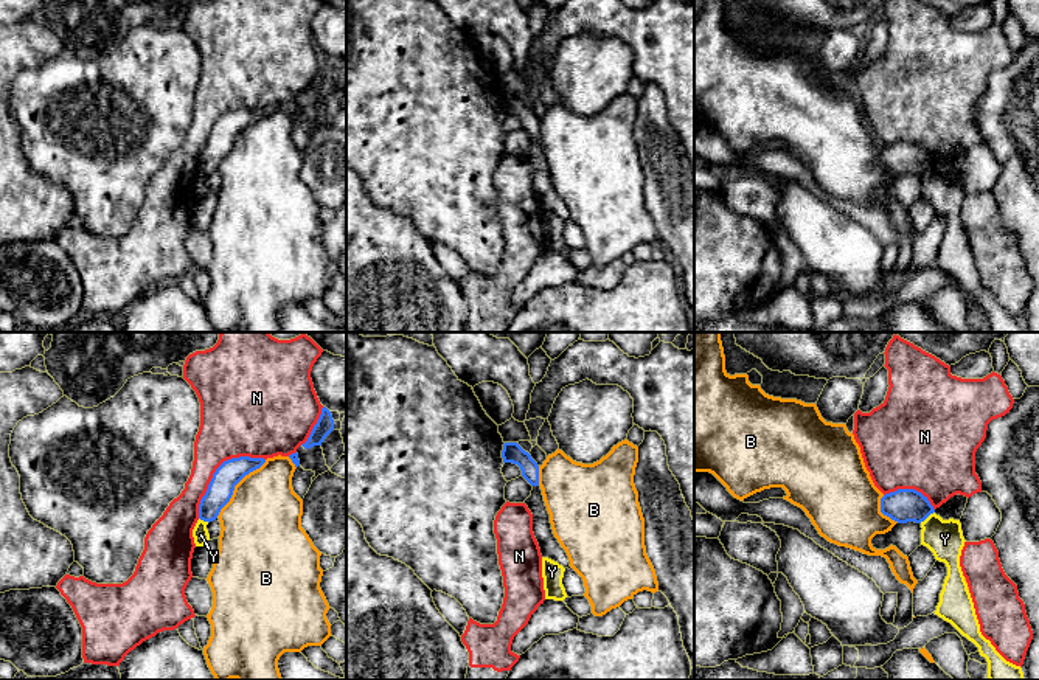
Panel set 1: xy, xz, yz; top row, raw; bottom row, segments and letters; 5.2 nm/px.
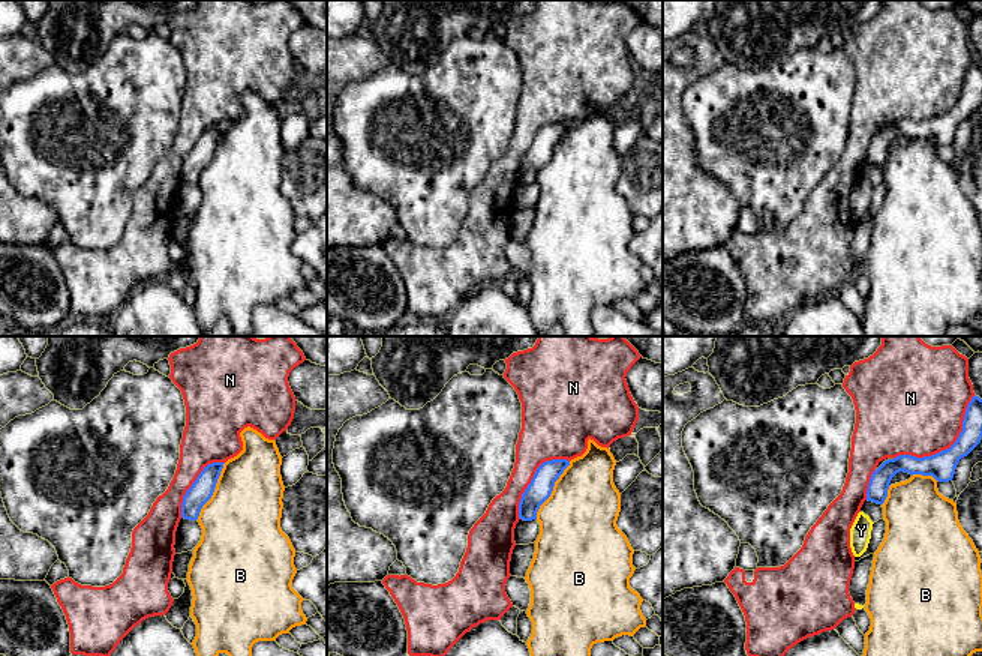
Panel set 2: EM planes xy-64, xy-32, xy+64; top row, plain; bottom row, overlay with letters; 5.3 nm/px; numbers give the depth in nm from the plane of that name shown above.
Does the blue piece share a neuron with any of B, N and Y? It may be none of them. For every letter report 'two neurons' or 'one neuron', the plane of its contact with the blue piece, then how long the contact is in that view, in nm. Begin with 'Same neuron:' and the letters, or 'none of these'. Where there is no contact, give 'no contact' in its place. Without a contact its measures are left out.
Same neuron: none of these
B: two neurons; contact in xy; length 400 nm
N: two neurons; contact in xy; length 460 nm
Y: two neurons; contact in yz; length 100 nm

